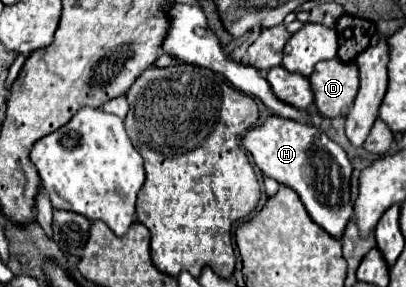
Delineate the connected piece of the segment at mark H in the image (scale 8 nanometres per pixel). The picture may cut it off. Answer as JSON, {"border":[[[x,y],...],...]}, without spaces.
{"border":[[[273,115],[261,127],[247,131],[243,137],[243,147],[253,155],[255,165],[265,177],[293,189],[305,205],[309,217],[331,237],[341,239],[341,233],[353,215],[353,201],[349,195],[353,167],[347,153],[335,141],[313,125]]]}

